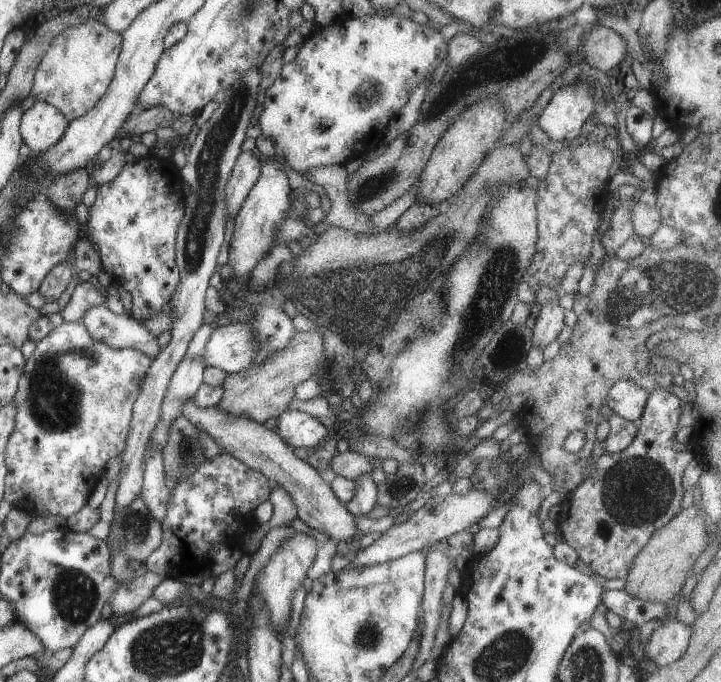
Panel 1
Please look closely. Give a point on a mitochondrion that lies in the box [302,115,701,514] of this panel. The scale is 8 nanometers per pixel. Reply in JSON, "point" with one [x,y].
{"point":[483,313]}

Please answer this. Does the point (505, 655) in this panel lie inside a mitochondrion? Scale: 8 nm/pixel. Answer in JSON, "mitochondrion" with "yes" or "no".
{"mitochondrion":"yes"}

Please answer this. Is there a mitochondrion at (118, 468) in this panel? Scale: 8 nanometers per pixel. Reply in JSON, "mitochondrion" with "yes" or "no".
{"mitochondrion":"no"}

